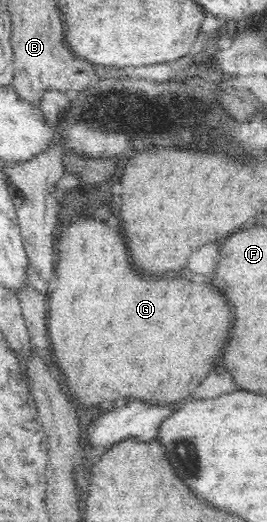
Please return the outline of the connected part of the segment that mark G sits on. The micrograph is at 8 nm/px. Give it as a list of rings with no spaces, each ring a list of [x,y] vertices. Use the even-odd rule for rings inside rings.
[[[83,215],[75,223],[71,223],[63,229],[61,236],[58,237],[59,243],[56,245],[56,251],[59,251],[59,253],[55,255],[55,278],[58,284],[48,294],[46,326],[58,374],[62,376],[62,379],[68,385],[68,392],[72,395],[70,399],[79,408],[80,412],[83,412],[87,407],[95,406],[95,397],[99,397],[97,404],[108,407],[115,399],[125,399],[125,397],[139,399],[147,405],[178,404],[188,401],[195,393],[195,389],[197,389],[197,385],[201,383],[201,380],[207,377],[208,372],[214,370],[215,365],[213,363],[221,355],[223,343],[229,337],[227,327],[233,325],[229,305],[227,305],[225,297],[215,287],[211,287],[207,283],[191,283],[187,279],[143,279],[129,263],[130,257],[127,255],[127,247],[125,247],[126,239],[123,239],[123,237],[125,236],[120,226],[110,227],[106,221],[95,219],[91,215],[89,217]]]

